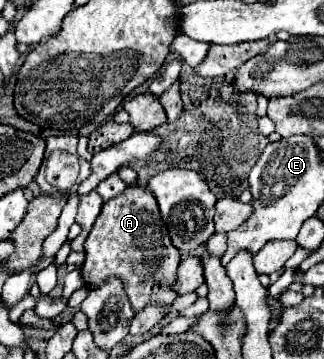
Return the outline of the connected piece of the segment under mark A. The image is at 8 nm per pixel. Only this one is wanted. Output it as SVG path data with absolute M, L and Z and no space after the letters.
M138 184L128 186L124 194L118 194L116 198L104 202L102 212L98 214L84 242L84 250L86 262L82 266L82 276L86 286L100 286L106 276L124 278L134 312L140 312L152 300L170 304L178 296L170 290L170 286L176 280L180 252L170 242L154 194Z

